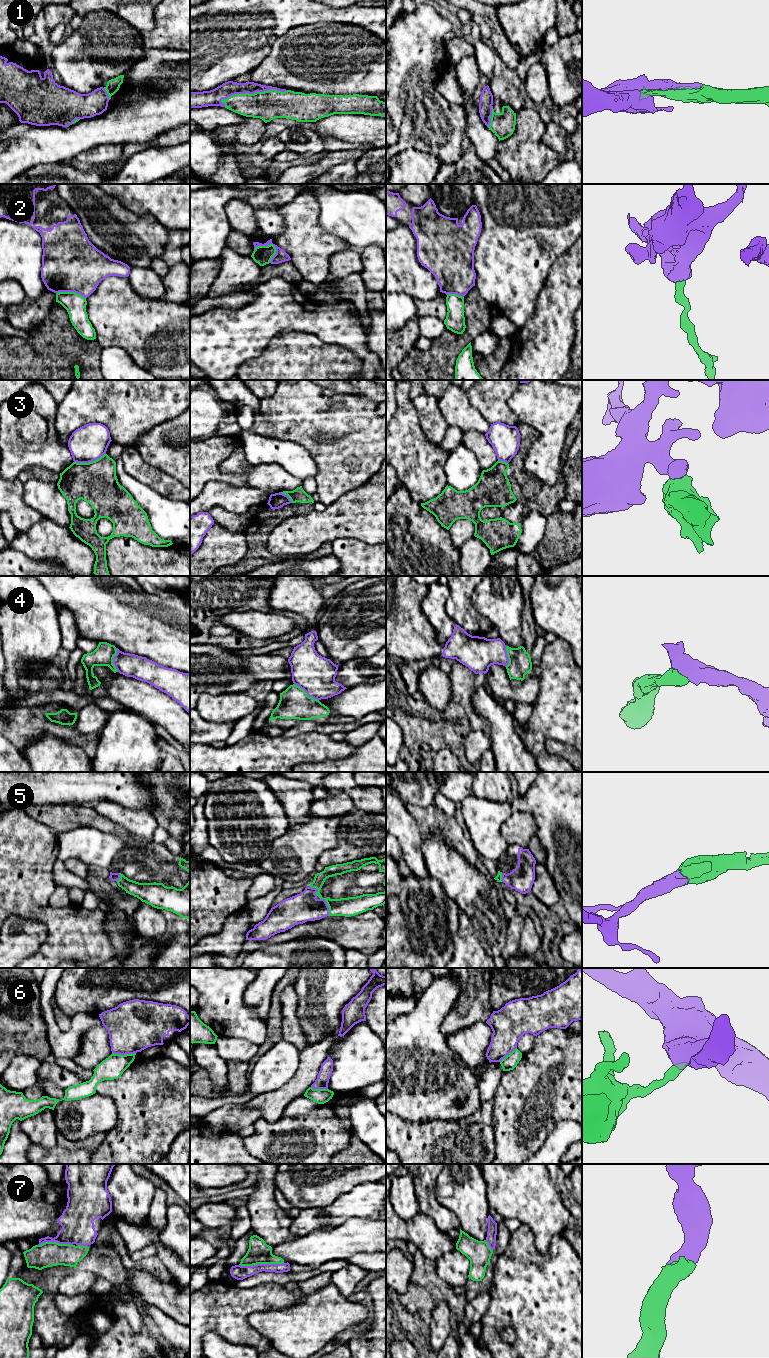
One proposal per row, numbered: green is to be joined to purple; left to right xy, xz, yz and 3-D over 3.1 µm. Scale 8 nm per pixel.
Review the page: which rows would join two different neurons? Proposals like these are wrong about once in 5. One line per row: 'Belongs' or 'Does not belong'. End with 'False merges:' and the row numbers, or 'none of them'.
1: Belongs
2: Does not belong
3: Does not belong
4: Does not belong
5: Belongs
6: Does not belong
7: Belongs
False merges: 2, 3, 4, 6

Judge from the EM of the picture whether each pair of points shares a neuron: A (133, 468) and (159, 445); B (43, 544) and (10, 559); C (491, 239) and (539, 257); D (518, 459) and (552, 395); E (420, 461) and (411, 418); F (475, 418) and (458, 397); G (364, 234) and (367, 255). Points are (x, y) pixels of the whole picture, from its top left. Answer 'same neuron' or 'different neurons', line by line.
A: different neurons
B: different neurons
C: same neuron
D: different neurons
E: same neuron
F: same neuron
G: different neurons

